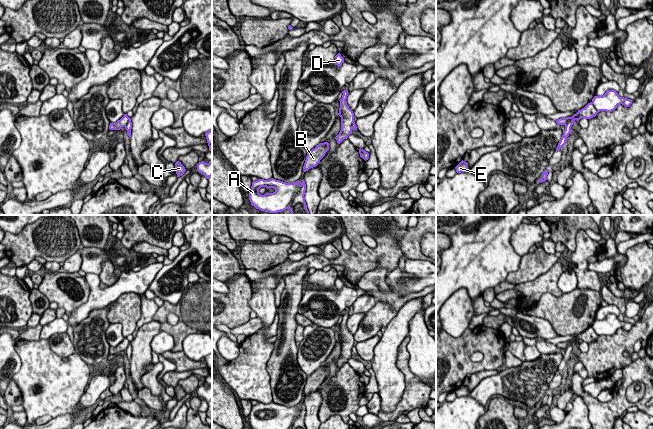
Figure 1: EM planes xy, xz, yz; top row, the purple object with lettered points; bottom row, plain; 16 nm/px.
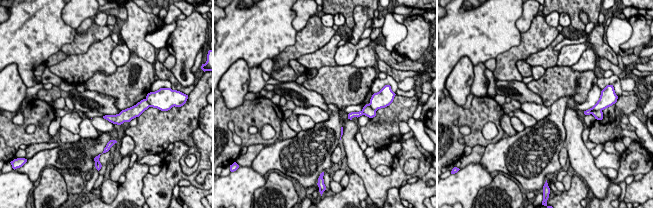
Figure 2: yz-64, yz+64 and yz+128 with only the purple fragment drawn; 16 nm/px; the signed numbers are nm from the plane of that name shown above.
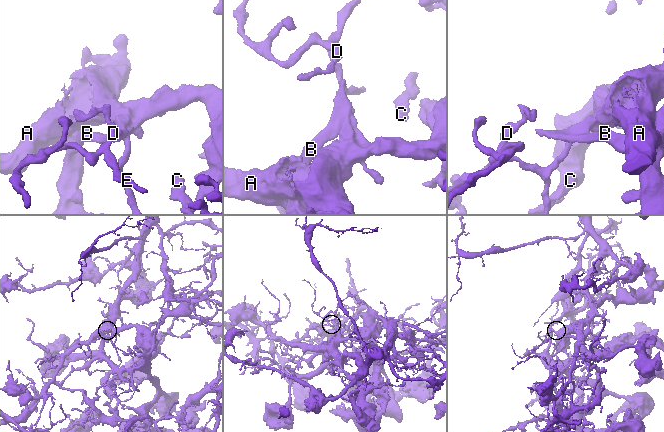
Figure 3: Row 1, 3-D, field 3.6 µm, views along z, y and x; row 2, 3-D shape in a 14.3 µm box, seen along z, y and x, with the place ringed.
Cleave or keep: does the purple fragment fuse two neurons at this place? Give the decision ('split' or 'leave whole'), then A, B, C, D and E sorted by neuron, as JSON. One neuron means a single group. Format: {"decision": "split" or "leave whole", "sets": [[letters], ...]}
{"decision": "split", "sets": [["A"], ["B", "C", "D", "E"]]}

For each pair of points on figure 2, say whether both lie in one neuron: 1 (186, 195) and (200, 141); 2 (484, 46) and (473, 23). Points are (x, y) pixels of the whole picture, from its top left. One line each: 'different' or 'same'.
1: different
2: same

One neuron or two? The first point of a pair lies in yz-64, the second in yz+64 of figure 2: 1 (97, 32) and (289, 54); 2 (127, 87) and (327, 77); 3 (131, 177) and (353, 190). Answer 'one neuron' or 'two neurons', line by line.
1: one neuron
2: one neuron
3: one neuron

